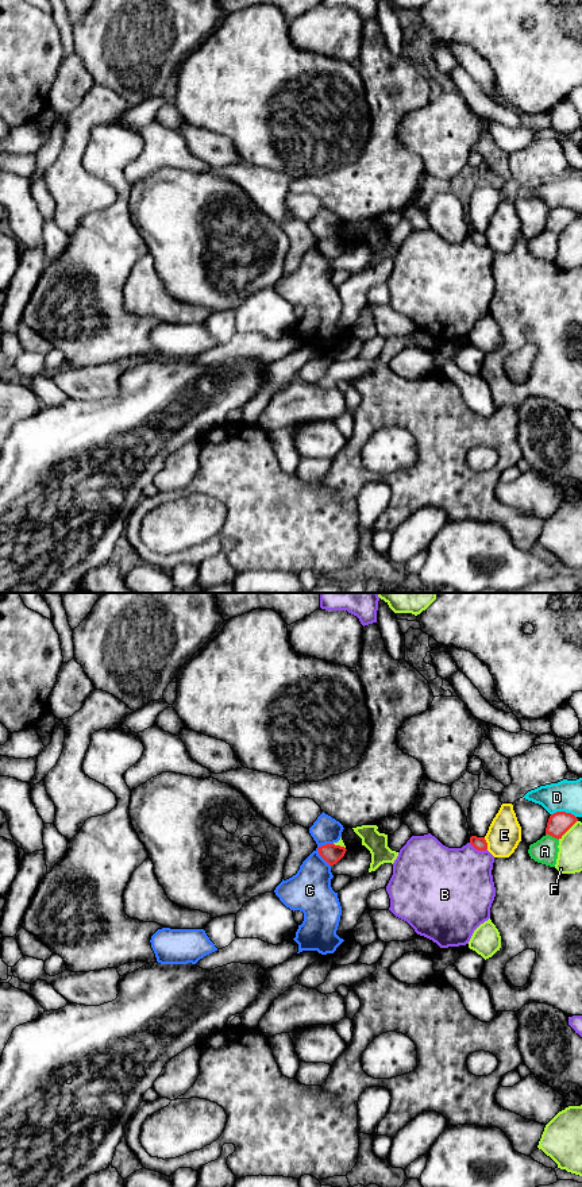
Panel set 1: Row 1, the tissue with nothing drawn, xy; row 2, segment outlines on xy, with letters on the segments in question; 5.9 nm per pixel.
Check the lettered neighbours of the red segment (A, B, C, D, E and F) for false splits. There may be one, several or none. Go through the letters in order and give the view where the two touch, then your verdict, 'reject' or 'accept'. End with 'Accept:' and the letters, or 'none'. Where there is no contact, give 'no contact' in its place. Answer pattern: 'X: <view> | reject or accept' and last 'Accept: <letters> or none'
A: xy | reject
B: xy | reject
C: xy | reject
D: xy | reject
E: xy | reject
F: xy | reject
Accept: none

